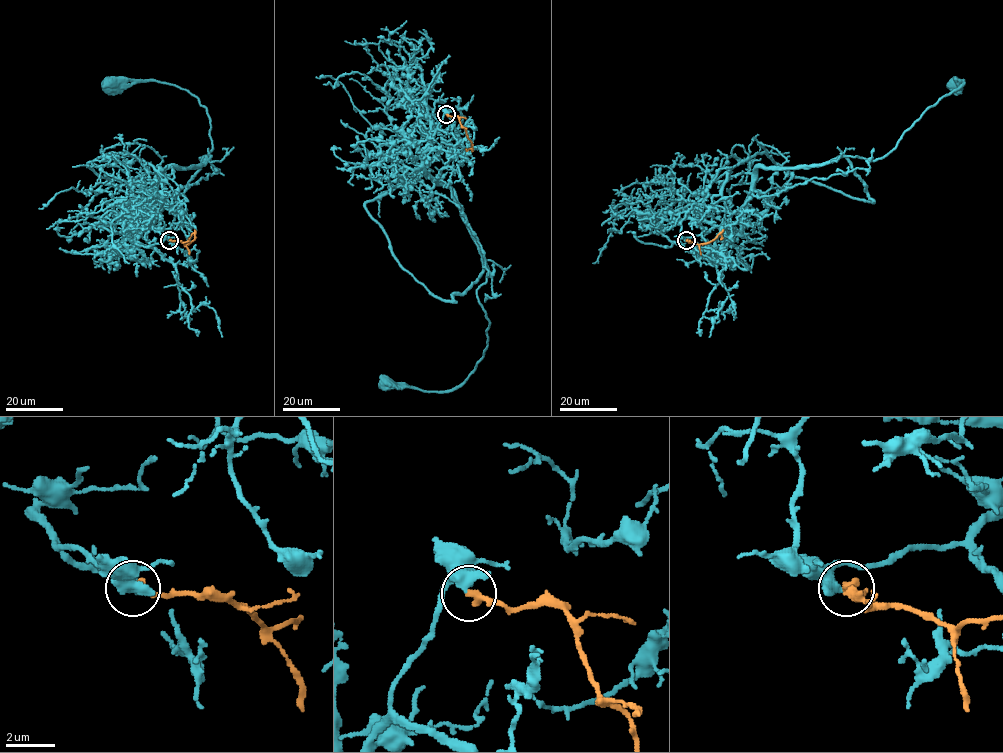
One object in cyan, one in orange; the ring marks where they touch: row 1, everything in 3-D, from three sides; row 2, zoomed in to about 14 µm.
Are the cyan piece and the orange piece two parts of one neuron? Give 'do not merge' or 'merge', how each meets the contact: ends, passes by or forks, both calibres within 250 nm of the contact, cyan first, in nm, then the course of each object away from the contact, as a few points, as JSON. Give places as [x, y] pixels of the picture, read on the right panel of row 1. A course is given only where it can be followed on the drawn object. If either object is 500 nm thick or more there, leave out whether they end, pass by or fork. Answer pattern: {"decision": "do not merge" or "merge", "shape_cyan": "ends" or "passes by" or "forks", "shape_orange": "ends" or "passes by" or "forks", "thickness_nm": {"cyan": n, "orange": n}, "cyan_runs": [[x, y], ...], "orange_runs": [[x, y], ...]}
{"decision": "do not merge", "thickness_nm": {"cyan": 650, "orange": 360}, "cyan_runs": [[687, 240], [734, 224], [760, 166], [806, 167], [840, 156], [882, 158], [926, 110], [963, 83], [956, 83]], "orange_runs": [[687, 240], [700, 244], [710, 242], [720, 233], [720, 239]]}

